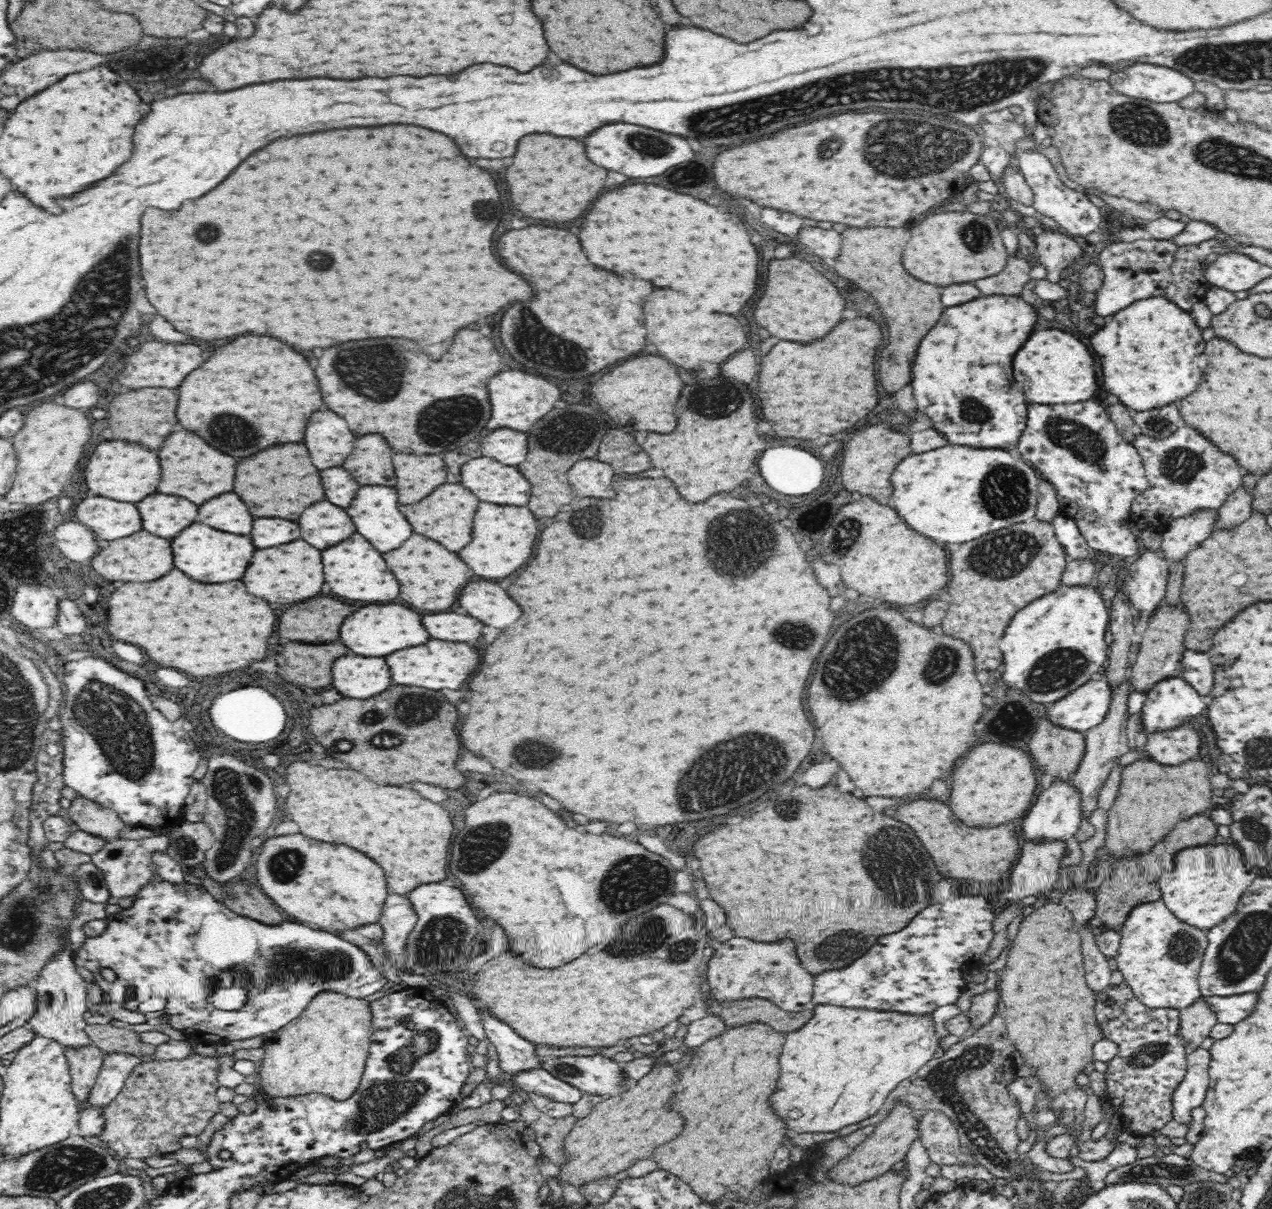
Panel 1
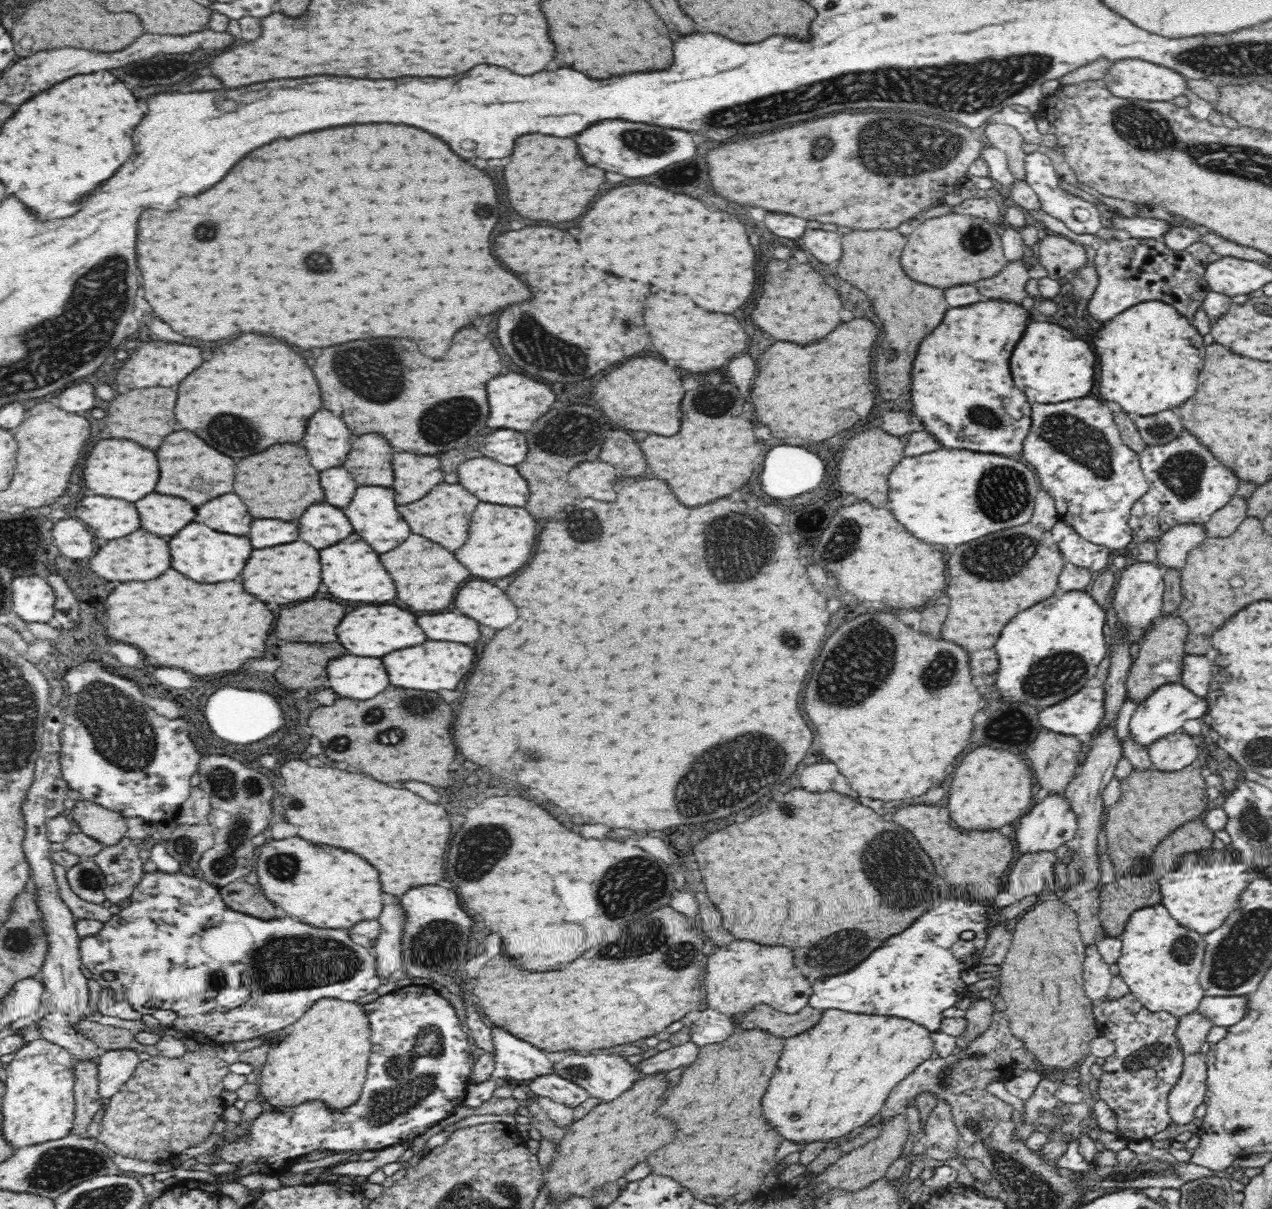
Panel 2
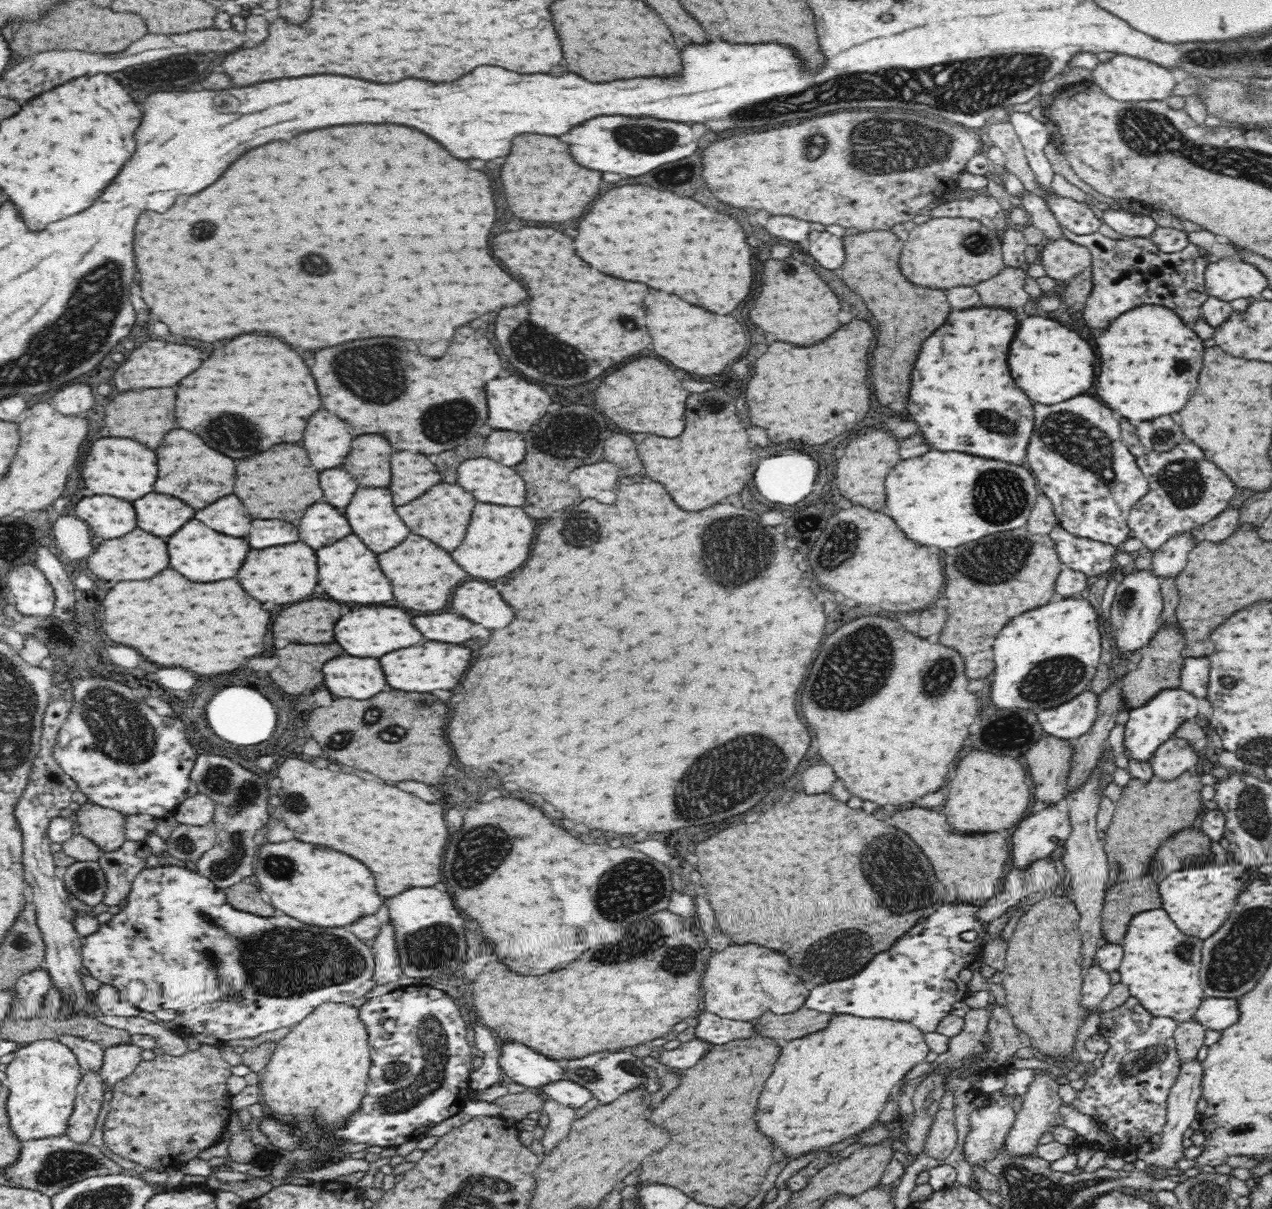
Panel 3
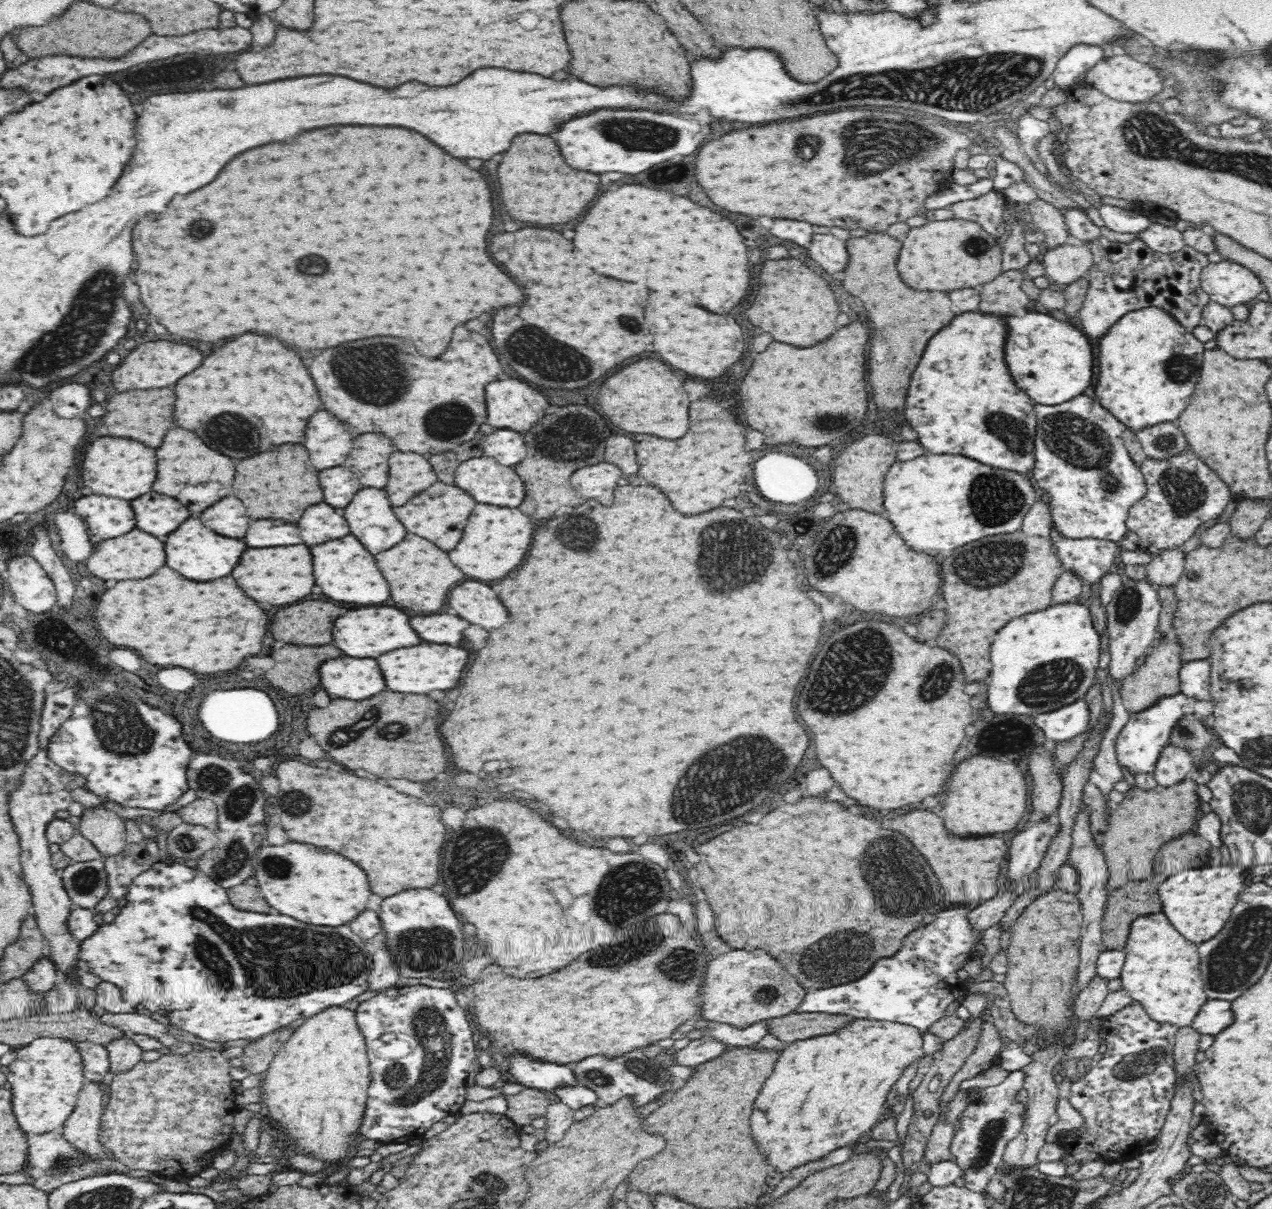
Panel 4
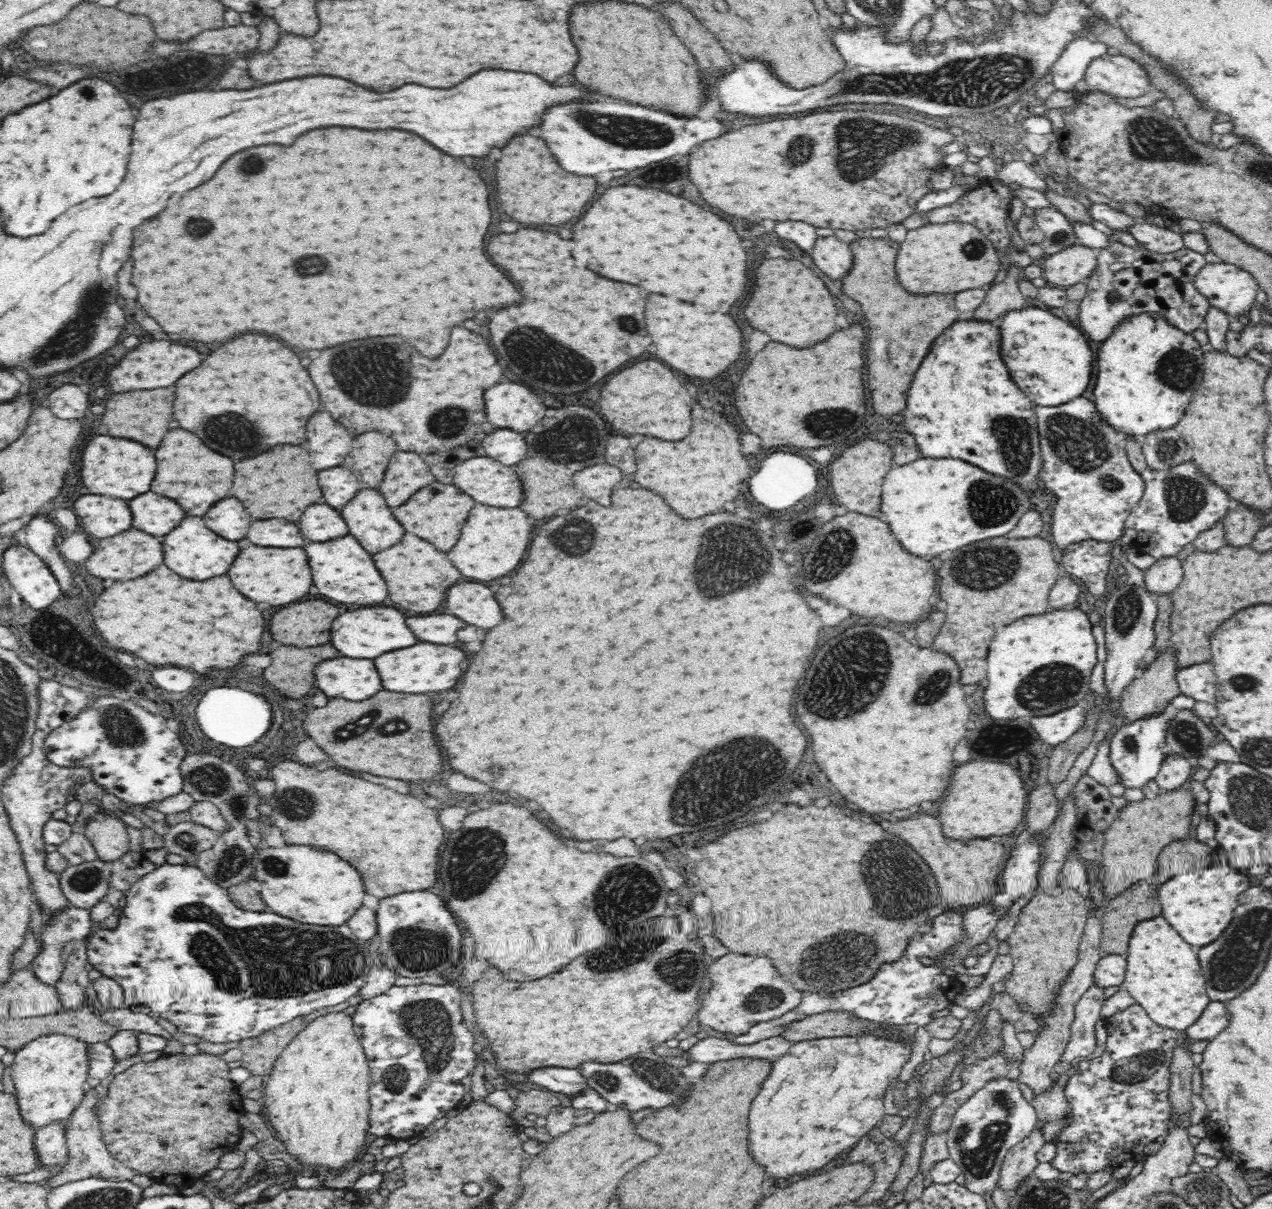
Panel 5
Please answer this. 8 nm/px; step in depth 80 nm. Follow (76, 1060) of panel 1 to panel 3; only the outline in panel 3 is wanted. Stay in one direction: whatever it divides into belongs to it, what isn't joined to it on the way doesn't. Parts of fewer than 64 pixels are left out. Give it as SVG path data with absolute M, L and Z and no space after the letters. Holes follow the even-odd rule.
M83 1072L73 1113L68 1117L65 1135L76 1144L90 1144L94 1126L104 1104L104 1081L96 1072Z

